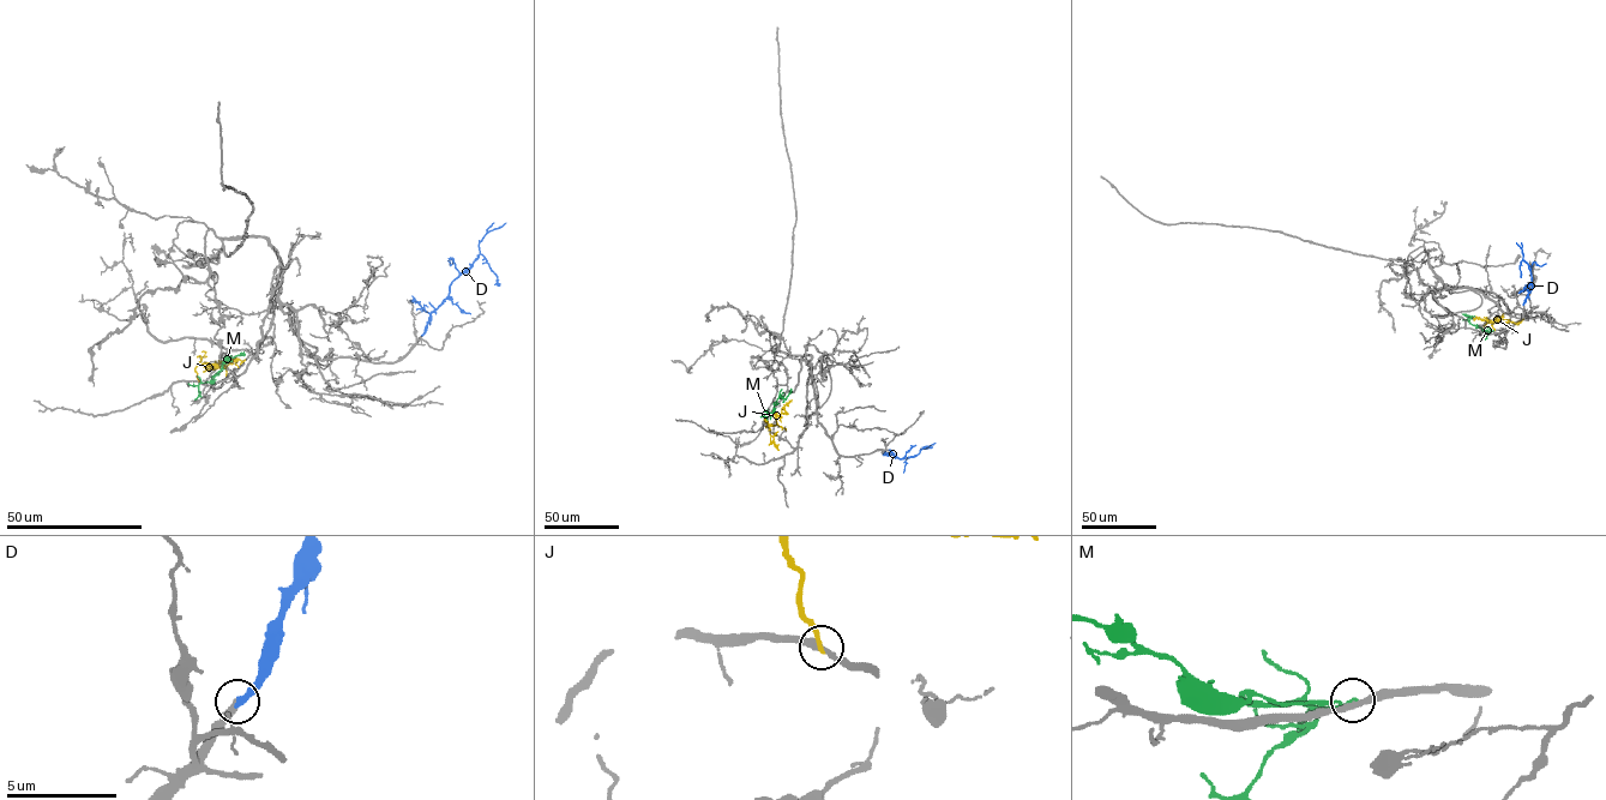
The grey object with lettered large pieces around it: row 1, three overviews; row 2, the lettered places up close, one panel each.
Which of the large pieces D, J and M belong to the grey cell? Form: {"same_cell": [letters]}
{"same_cell": ["D"]}

